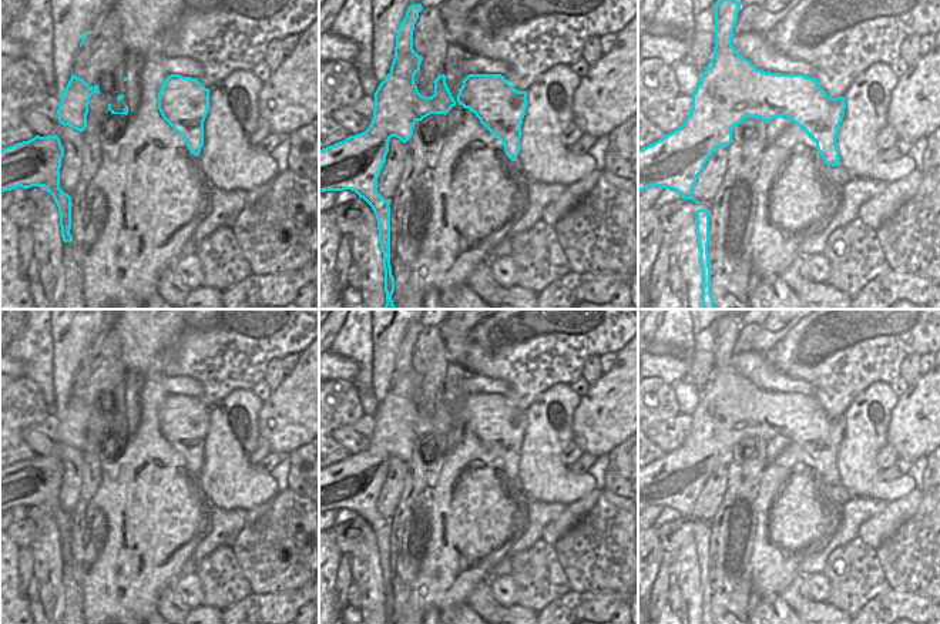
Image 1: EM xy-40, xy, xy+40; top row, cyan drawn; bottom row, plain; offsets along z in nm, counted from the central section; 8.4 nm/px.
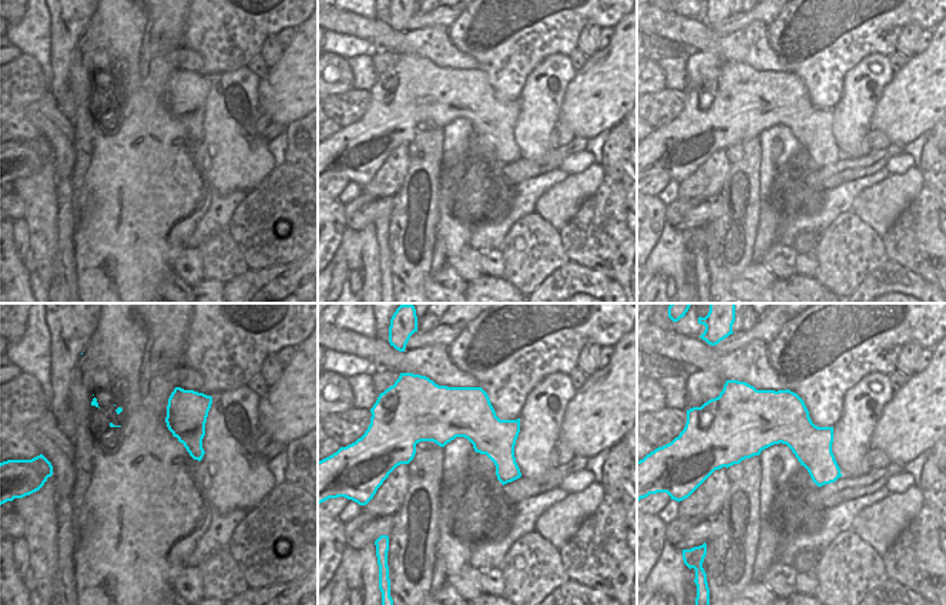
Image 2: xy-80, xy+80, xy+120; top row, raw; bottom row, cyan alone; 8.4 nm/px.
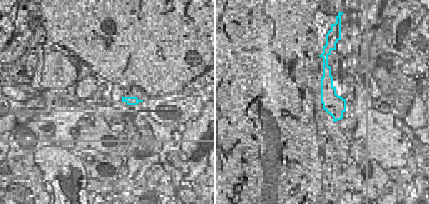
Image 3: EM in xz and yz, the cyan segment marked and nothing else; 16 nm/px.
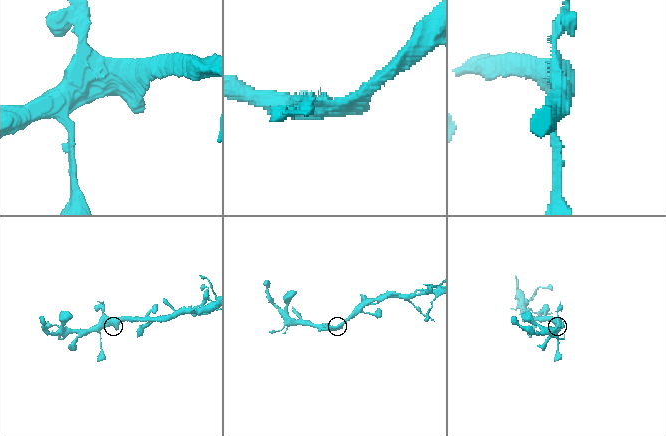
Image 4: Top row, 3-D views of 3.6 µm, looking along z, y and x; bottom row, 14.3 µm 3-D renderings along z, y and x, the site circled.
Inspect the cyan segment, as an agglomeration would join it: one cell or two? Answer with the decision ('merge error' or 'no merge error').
merge error

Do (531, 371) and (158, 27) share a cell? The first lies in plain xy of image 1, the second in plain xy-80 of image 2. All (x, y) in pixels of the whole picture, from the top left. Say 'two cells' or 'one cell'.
two cells

